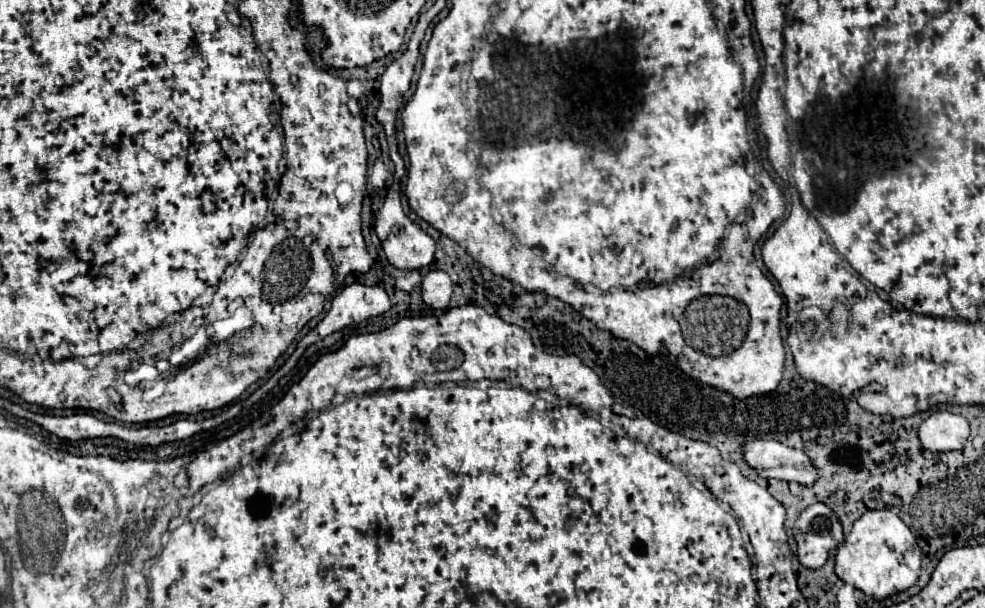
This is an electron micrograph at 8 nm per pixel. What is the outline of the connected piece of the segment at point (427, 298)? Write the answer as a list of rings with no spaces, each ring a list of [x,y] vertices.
[[[431,270],[423,278],[423,302],[431,308],[445,310],[449,306],[451,294],[453,294],[453,284],[447,272],[443,270]]]

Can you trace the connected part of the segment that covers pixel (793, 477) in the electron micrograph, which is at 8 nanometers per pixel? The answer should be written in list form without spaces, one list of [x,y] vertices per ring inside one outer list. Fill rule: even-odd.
[[[749,440],[743,442],[745,462],[761,476],[797,484],[813,484],[817,470],[801,450],[789,448],[777,440]]]

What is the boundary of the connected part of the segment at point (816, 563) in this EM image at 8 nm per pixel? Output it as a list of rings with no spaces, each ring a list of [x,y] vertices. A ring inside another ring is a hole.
[[[815,502],[807,506],[793,526],[797,558],[807,568],[821,568],[829,552],[843,540],[843,530],[829,506]]]

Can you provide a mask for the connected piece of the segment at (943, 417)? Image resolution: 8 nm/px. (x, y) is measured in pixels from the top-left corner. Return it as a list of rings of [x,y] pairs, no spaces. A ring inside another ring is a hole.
[[[935,412],[923,420],[919,428],[919,440],[925,450],[951,452],[961,450],[969,438],[967,418],[951,412]]]

